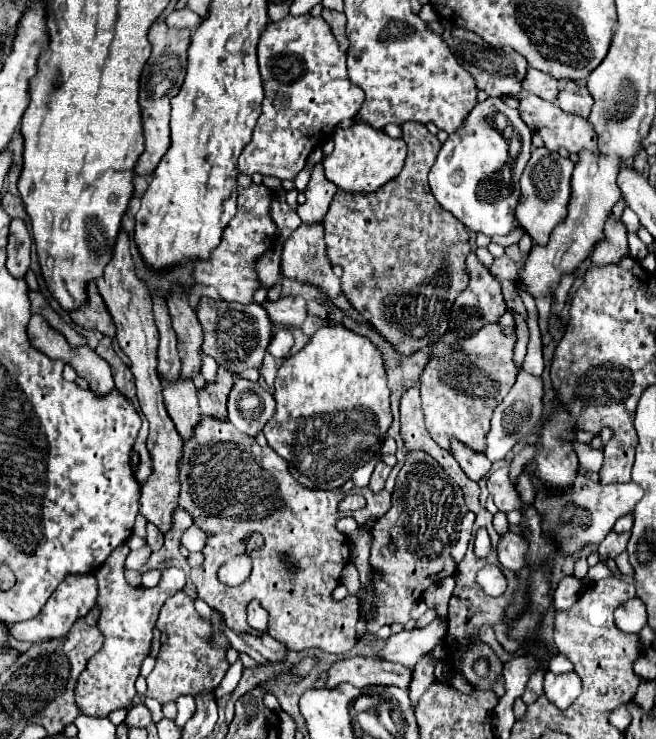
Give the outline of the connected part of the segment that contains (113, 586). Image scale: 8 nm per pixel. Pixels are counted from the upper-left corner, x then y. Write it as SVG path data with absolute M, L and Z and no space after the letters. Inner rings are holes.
M122 544L106 564L110 568L98 568L94 572L98 584L98 597L96 605L99 608L98 627L104 636L104 644L98 654L92 656L88 662L88 668L78 678L74 696L80 706L80 710L86 716L104 718L112 710L118 708L130 708L132 700L136 696L134 682L140 674L140 664L150 652L152 642L152 630L156 626L158 614L162 604L180 592L186 584L186 576L180 568L166 568L162 572L160 584L154 588L132 588L124 578L124 558L128 556L128 544Z

